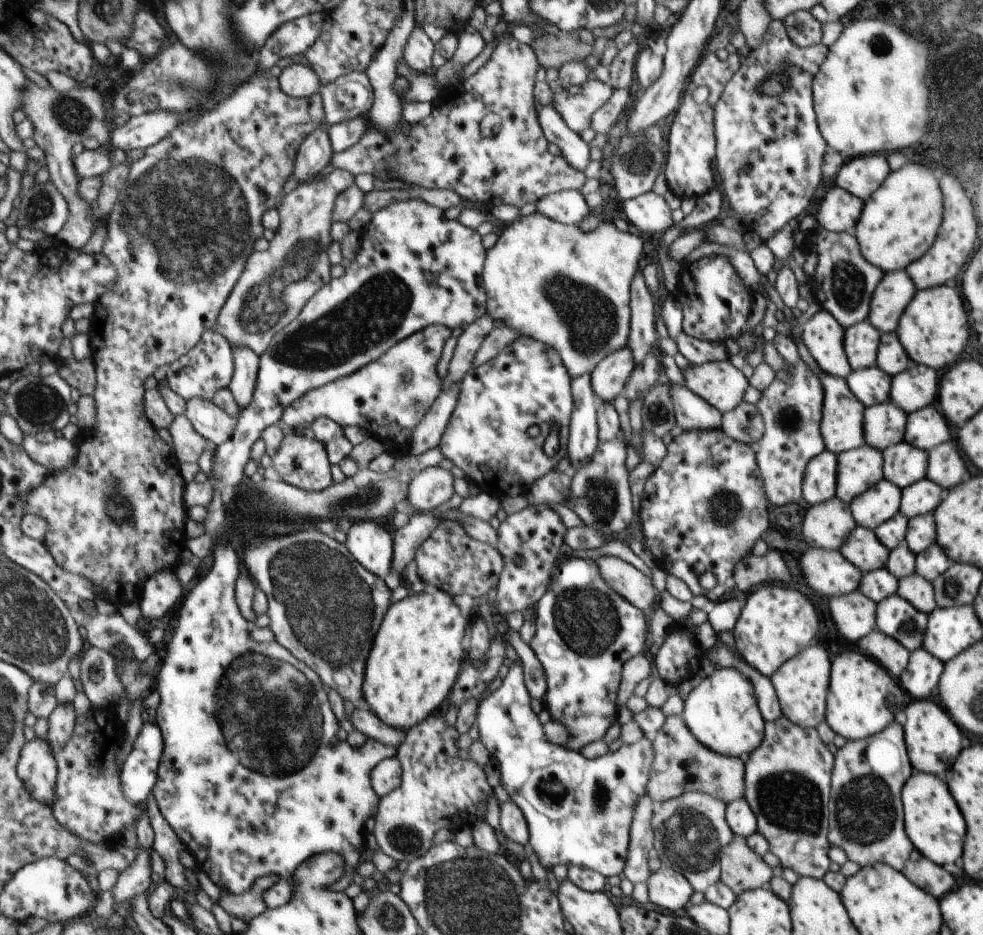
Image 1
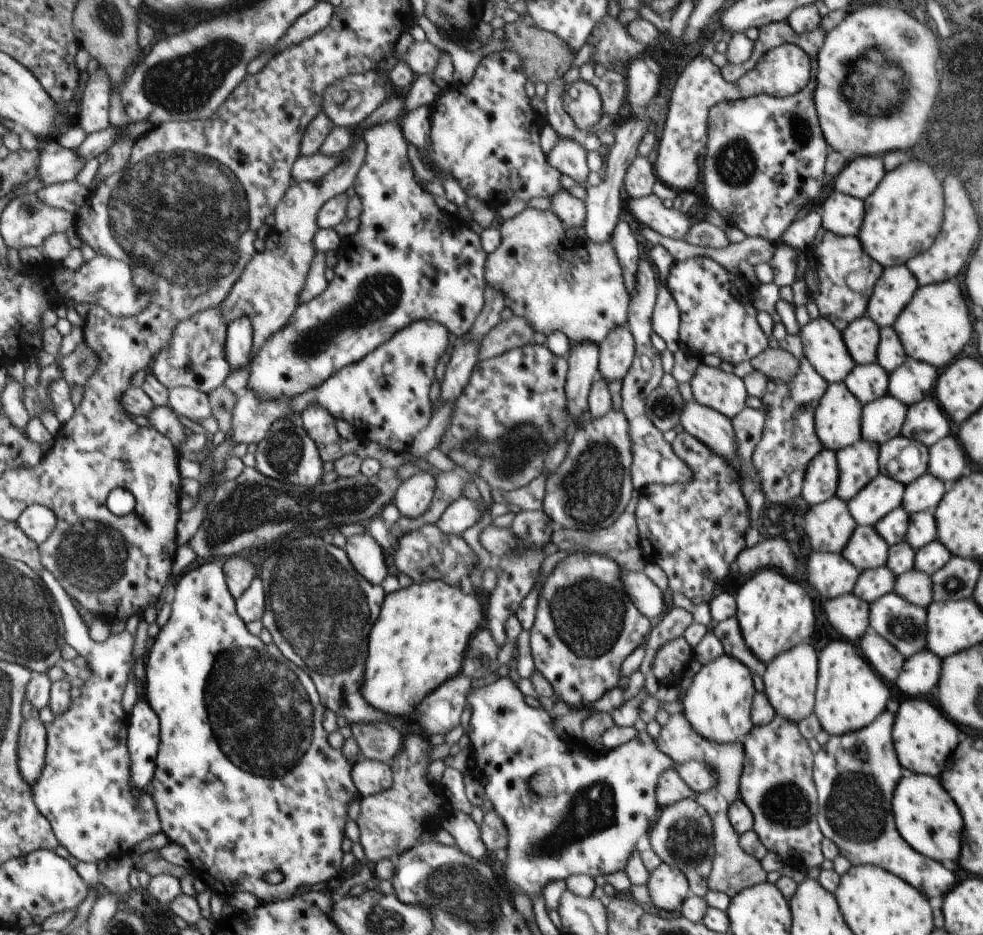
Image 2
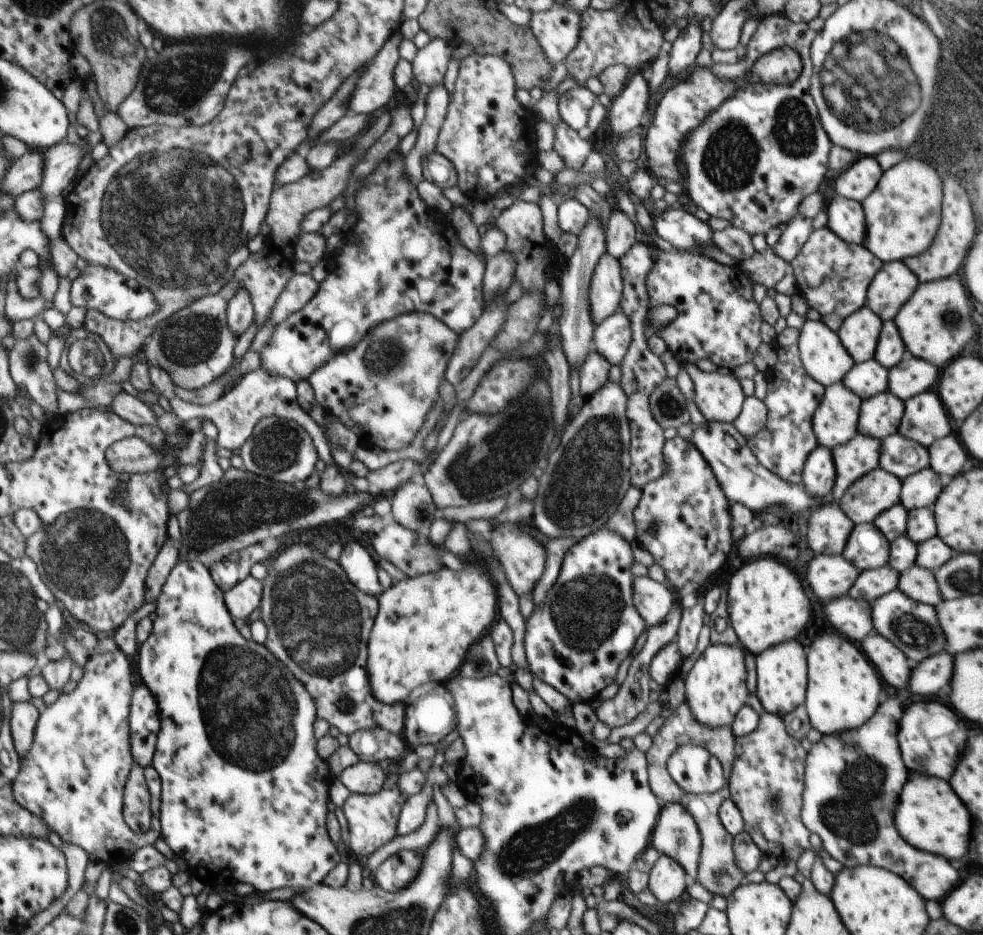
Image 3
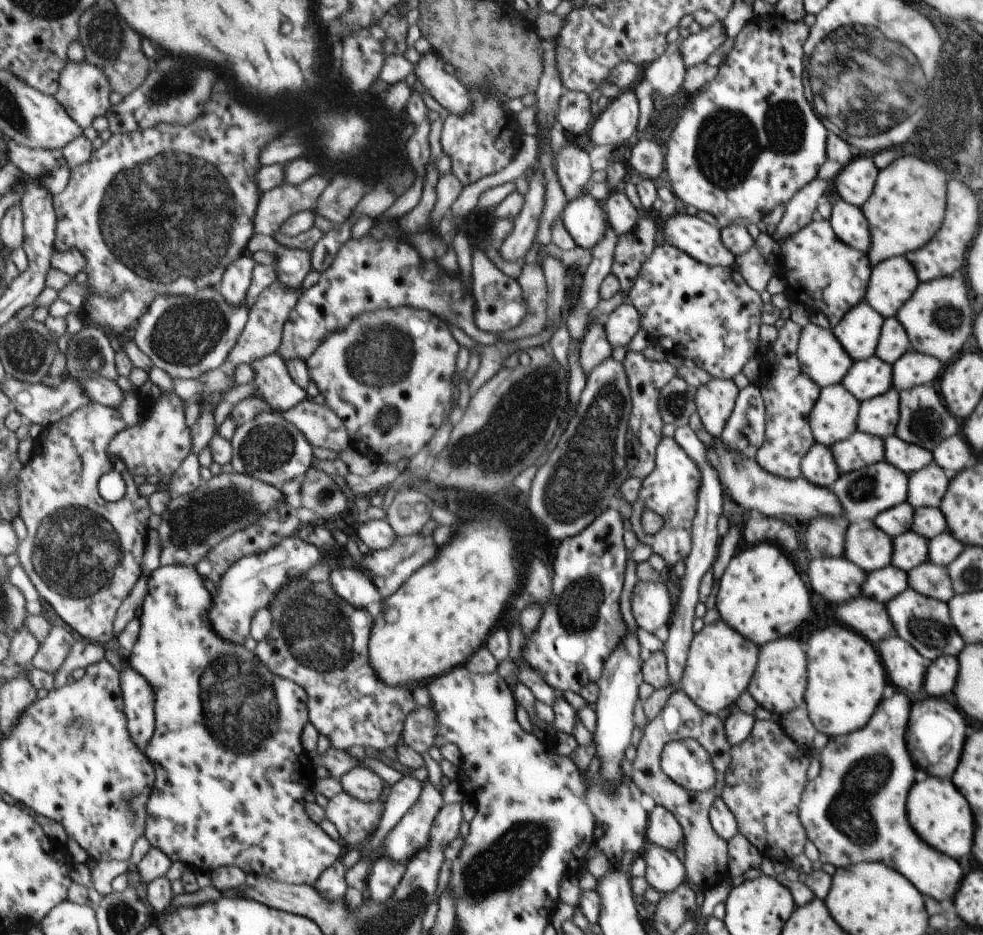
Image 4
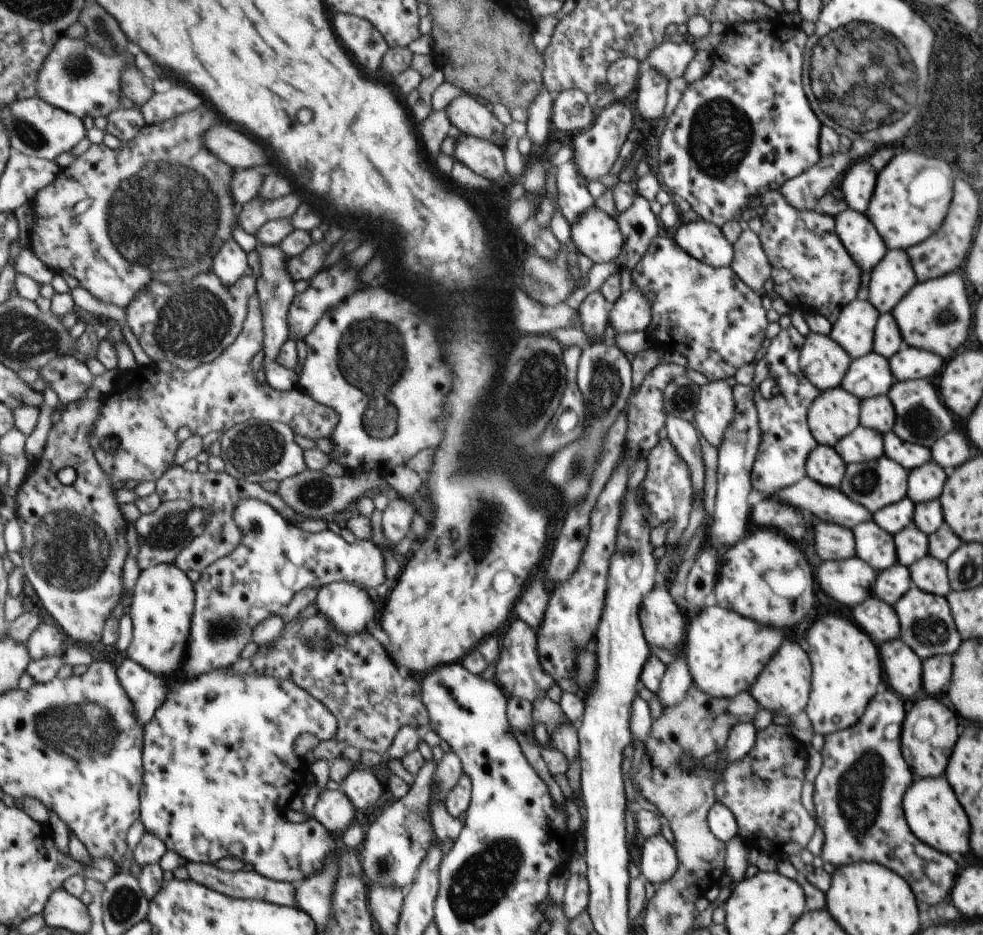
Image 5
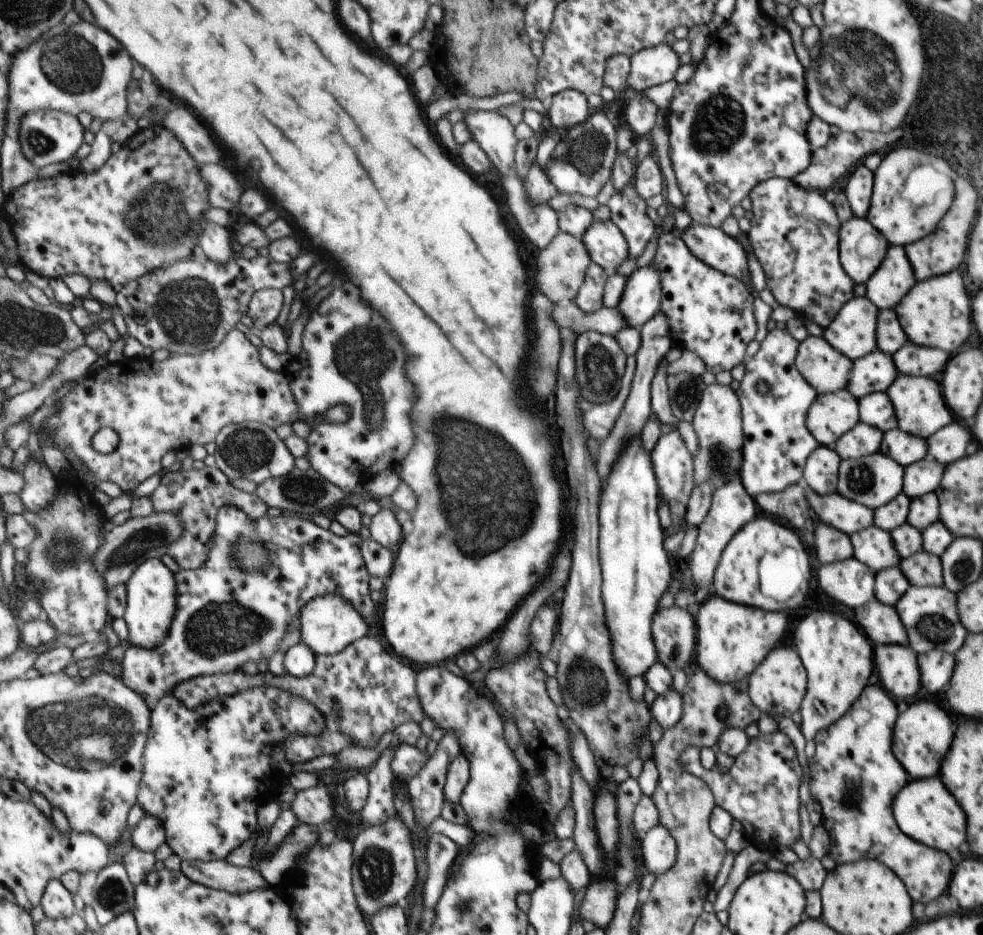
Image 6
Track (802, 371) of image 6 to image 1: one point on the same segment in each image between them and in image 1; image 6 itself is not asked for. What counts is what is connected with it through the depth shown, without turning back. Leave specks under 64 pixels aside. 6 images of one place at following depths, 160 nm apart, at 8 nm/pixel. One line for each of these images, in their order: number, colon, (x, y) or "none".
1: (822, 335)
2: (822, 345)
3: (824, 359)
4: (820, 356)
5: (823, 362)

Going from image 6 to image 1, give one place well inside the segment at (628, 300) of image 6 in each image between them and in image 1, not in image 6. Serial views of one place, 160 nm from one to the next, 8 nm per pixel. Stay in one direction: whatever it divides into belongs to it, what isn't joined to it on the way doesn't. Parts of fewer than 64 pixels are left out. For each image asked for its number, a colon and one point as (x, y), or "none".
1: (606, 381)
2: (615, 354)
3: (611, 338)
4: (620, 325)
5: (631, 312)

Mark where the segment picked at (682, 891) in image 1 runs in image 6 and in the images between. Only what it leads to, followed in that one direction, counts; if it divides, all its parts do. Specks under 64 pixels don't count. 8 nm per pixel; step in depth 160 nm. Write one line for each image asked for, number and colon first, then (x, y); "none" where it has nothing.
2: (667, 887)
3: (666, 879)
4: (664, 872)
5: (657, 863)
6: (657, 846)

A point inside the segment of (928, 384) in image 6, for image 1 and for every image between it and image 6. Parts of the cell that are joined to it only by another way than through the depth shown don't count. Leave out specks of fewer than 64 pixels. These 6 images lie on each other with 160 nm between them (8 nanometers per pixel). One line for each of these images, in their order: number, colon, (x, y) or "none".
1: (924, 429)
2: (924, 422)
3: (924, 420)
4: (923, 421)
5: (921, 419)

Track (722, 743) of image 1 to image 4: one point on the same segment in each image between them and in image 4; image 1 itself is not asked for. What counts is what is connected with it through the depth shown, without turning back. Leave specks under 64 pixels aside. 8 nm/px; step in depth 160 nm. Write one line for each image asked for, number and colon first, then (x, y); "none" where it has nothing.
2: (717, 701)
3: (714, 688)
4: (720, 661)

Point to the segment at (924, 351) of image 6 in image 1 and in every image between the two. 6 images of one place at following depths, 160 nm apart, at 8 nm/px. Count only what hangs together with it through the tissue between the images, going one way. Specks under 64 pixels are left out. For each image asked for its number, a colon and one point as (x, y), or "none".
1: (911, 389)
2: (910, 382)
3: (912, 375)
4: (912, 369)
5: (909, 363)

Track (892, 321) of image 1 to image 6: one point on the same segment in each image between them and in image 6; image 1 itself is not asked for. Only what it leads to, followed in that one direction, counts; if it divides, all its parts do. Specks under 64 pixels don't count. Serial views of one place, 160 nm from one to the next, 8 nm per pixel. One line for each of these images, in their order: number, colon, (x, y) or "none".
2: (893, 290)
3: (893, 283)
4: (892, 281)
5: (890, 279)
6: (891, 280)

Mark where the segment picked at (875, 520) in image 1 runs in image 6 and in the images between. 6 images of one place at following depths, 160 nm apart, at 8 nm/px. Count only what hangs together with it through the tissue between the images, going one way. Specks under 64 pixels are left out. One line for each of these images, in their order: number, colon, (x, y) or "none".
2: (881, 496)
3: (866, 499)
4: (863, 494)
5: (875, 484)
6: (873, 480)

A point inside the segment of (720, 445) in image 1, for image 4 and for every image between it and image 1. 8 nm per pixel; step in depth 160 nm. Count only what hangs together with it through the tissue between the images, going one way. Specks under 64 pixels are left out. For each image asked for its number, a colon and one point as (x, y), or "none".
2: (684, 528)
3: (682, 519)
4: (669, 490)

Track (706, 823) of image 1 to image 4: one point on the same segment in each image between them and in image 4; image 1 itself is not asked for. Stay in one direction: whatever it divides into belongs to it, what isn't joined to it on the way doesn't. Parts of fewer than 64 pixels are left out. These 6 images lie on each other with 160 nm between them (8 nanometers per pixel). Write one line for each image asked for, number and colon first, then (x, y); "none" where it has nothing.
2: (682, 837)
3: (676, 835)
4: (664, 830)

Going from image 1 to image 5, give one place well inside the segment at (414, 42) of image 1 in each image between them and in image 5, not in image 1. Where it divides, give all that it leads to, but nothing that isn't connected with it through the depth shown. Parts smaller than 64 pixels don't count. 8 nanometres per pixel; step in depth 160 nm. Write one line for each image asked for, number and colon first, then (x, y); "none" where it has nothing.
2: (421, 57)
3: (429, 63)
4: (445, 89)
5: (468, 116)

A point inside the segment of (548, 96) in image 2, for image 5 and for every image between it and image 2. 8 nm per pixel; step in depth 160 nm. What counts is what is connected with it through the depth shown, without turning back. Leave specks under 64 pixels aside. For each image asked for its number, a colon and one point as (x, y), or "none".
3: (573, 148)
4: (572, 165)
5: (573, 199)

